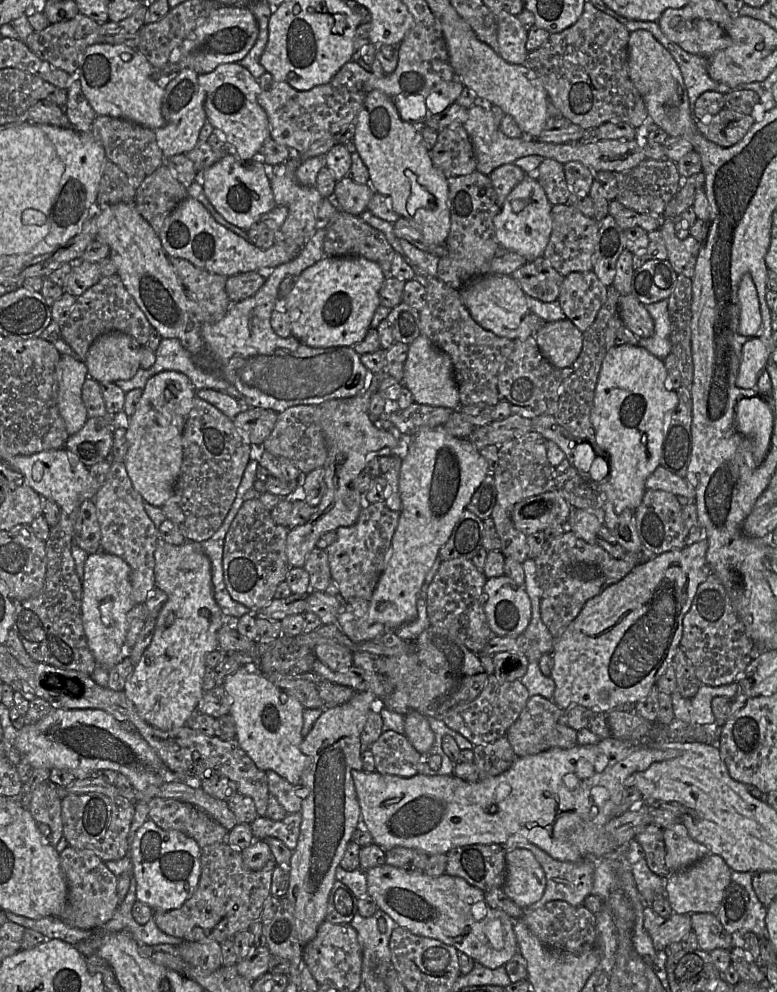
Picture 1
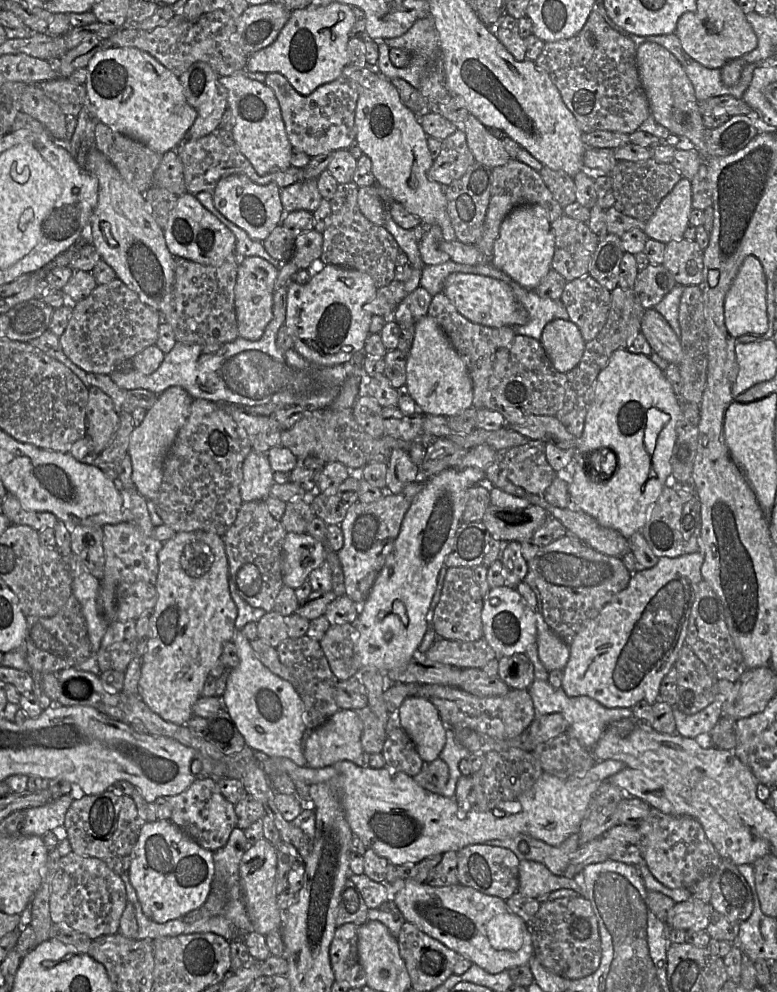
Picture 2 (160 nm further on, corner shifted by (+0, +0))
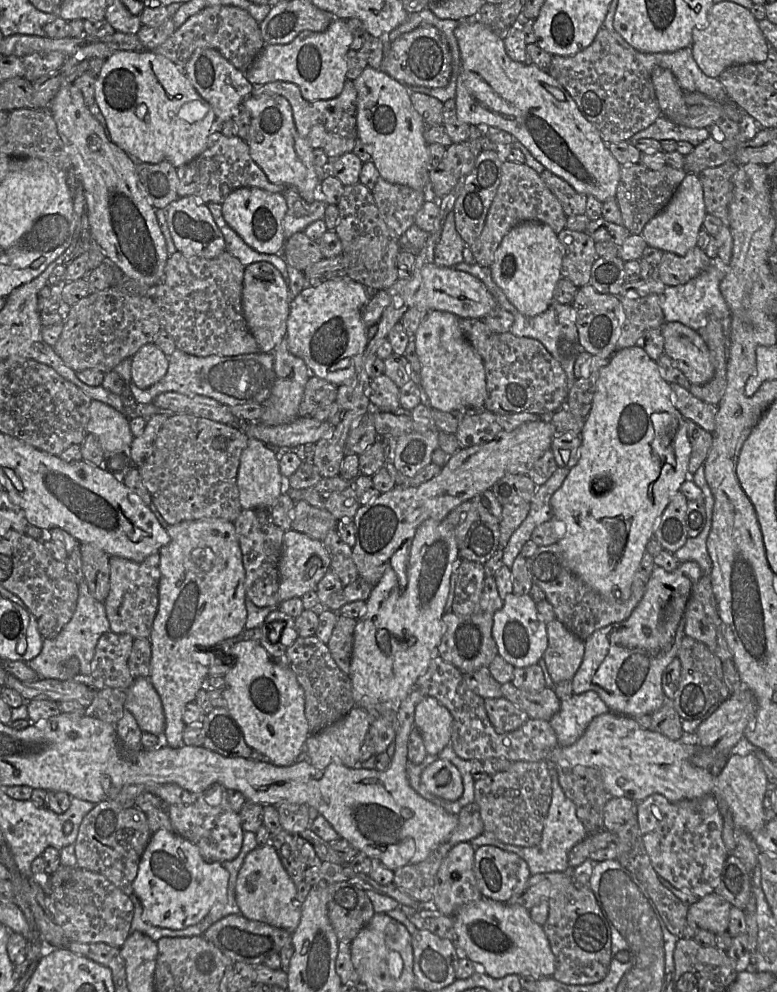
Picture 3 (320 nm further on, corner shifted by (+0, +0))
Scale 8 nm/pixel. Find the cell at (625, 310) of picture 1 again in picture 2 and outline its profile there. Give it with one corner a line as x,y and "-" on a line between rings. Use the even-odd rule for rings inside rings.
653,308
647,309
641,320
640,332
655,353
669,364
678,366
682,359
680,337
660,313

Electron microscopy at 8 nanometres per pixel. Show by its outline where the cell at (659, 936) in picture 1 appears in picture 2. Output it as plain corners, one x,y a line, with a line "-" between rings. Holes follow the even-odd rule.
691,898
688,901
676,903
669,911
665,924
672,929
706,931
713,911
710,903

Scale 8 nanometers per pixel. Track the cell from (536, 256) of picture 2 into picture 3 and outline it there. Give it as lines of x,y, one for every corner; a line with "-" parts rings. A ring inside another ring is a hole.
522,222
503,238
490,266
492,279
510,303
523,315
533,317
547,310
554,300
554,289
562,278
561,244
546,224

